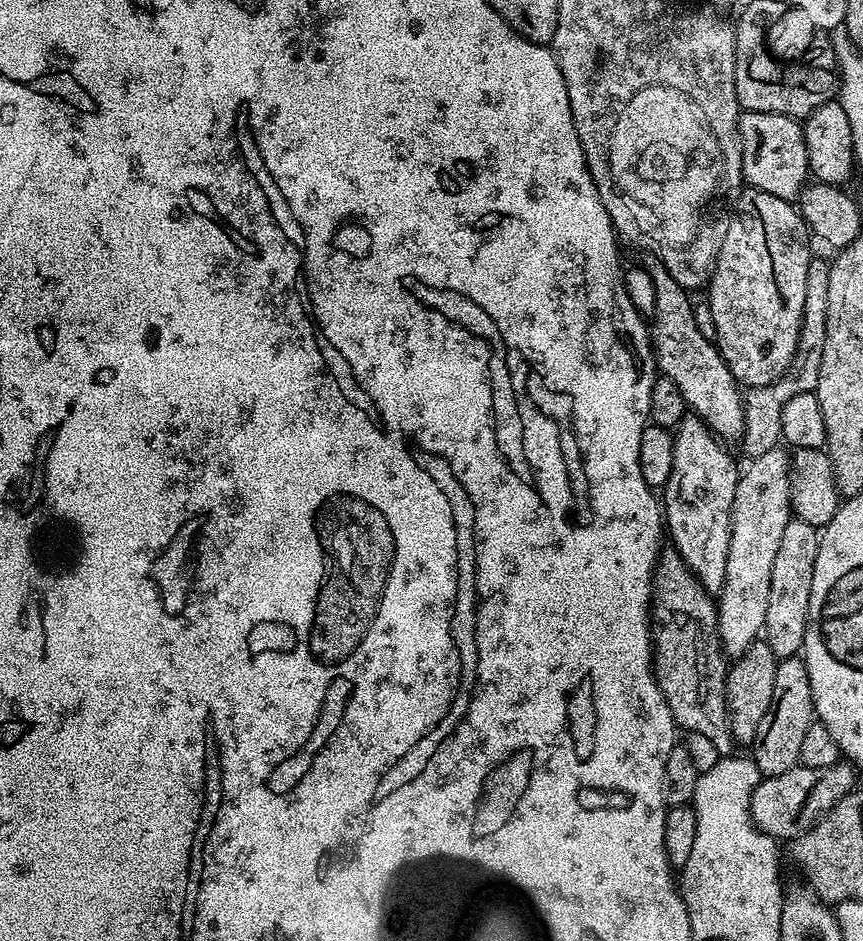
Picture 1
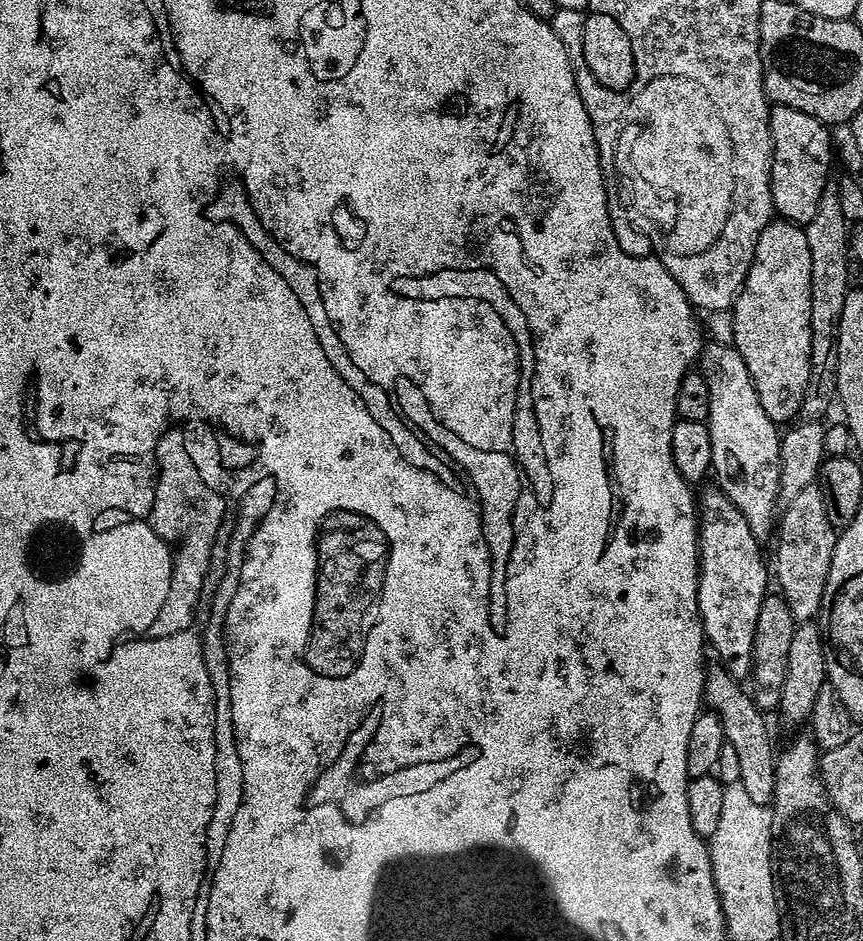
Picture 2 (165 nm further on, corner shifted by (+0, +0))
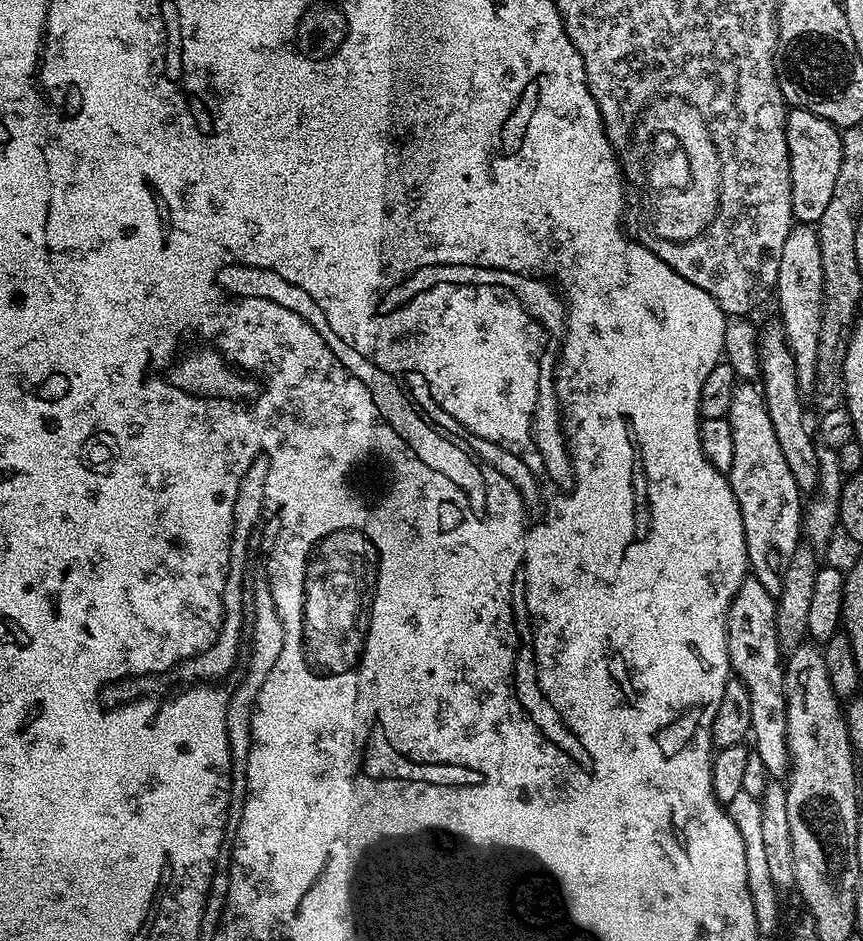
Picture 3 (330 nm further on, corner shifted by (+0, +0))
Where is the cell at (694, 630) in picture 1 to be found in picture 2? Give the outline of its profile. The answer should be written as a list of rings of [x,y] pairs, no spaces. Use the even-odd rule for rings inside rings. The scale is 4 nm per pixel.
[[[719,666],[709,667],[704,673],[703,703],[716,713],[716,717],[722,722],[727,747],[730,752],[732,748],[733,754],[736,755],[736,764],[740,767],[738,783],[742,786],[742,790],[746,790],[746,795],[754,802],[771,805],[774,782],[776,781],[776,756],[774,755],[774,748],[772,752],[772,740],[768,737],[768,724],[764,721],[765,713],[756,707],[751,695],[745,689],[743,692],[740,688],[743,688],[741,681],[734,679],[724,668]]]

